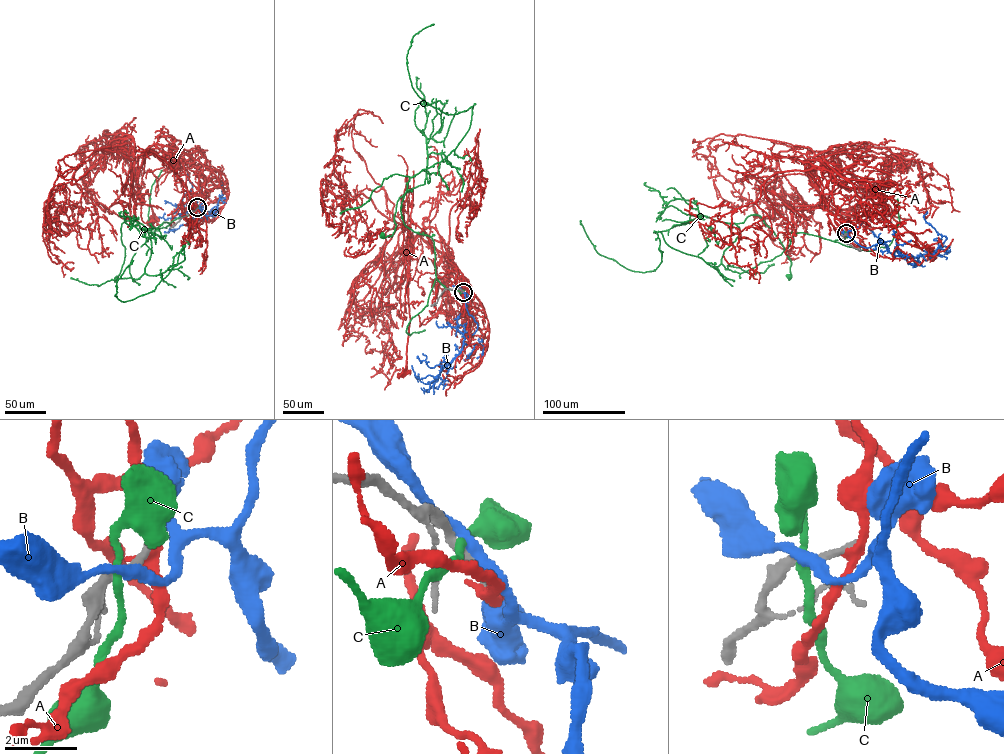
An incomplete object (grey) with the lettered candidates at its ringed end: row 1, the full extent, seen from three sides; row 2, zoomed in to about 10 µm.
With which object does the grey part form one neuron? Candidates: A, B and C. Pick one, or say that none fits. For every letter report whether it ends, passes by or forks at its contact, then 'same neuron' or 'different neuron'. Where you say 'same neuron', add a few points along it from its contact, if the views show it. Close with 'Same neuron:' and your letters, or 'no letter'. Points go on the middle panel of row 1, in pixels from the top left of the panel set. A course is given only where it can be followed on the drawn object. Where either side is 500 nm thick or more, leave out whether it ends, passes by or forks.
A: it passes by; same neuron; it runs (463, 292), (467, 279), (453, 267), (438, 233), (425, 227), (409, 258), (410, 321), (403, 372)
B: it passes by; different neuron
C: it passes by; different neuron
Same neuron: A

